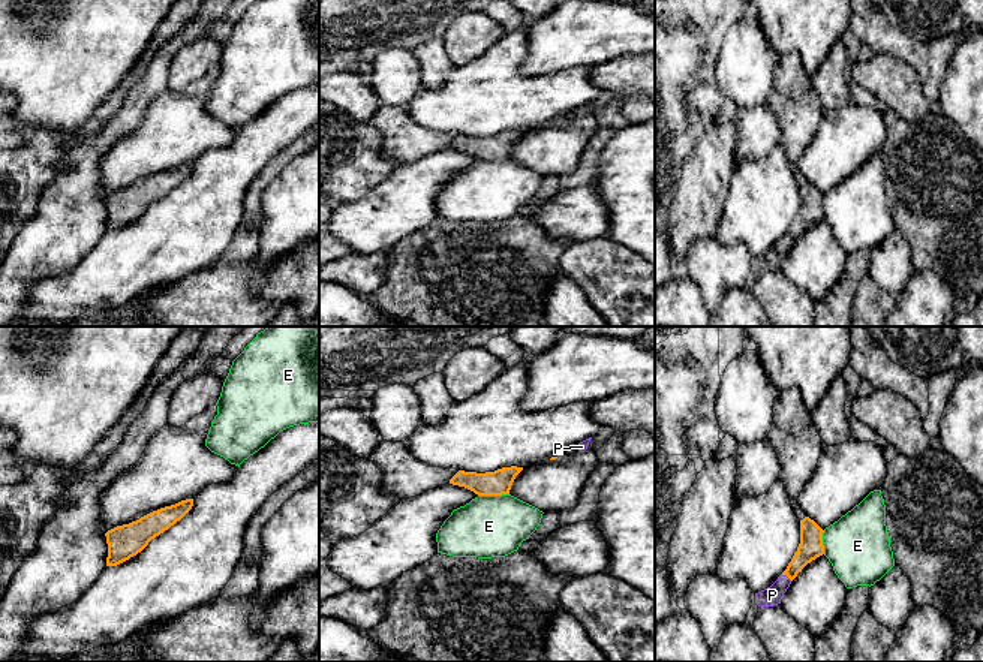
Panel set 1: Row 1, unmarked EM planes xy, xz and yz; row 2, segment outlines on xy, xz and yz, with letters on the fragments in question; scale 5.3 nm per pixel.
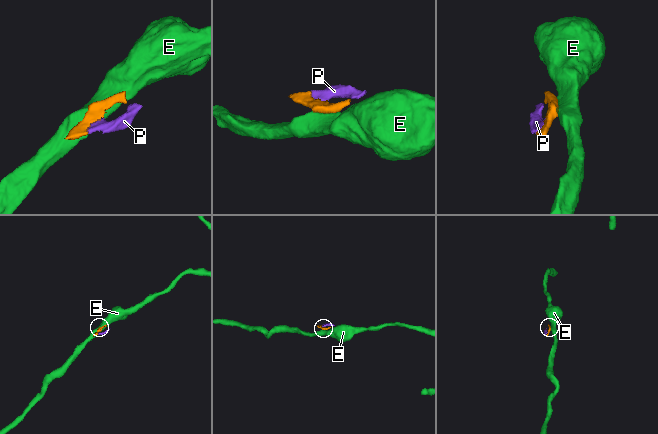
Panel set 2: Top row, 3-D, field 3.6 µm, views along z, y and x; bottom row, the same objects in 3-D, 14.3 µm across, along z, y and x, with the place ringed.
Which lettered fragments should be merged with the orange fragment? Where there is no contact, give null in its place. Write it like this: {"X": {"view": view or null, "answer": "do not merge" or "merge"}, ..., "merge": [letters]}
{"E": {"view": "xz", "answer": "do not merge"}, "P": {"view": "yz", "answer": "merge"}, "merge": ["P"]}

